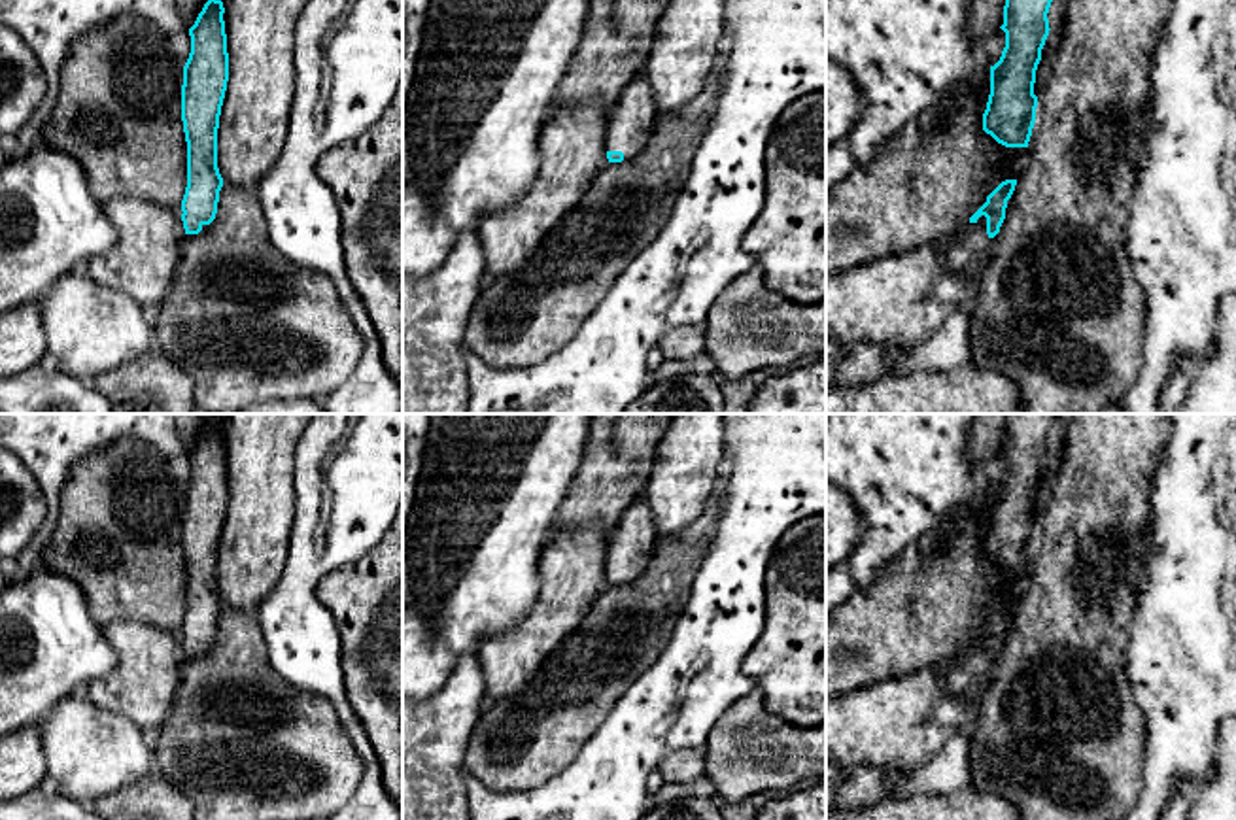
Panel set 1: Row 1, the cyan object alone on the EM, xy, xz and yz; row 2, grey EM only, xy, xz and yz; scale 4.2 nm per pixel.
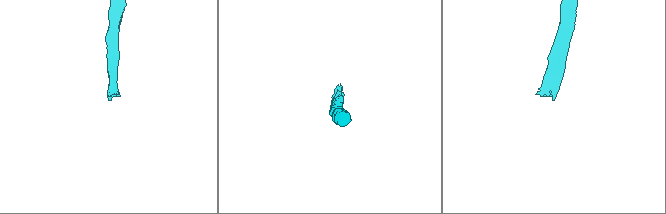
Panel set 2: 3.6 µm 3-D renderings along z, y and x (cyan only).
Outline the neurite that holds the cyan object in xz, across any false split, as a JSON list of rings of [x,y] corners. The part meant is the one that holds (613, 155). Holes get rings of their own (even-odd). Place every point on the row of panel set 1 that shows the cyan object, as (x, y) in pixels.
[[[641,74],[626,85],[607,117],[605,149],[609,162],[637,157],[646,147],[658,117],[652,87]]]

